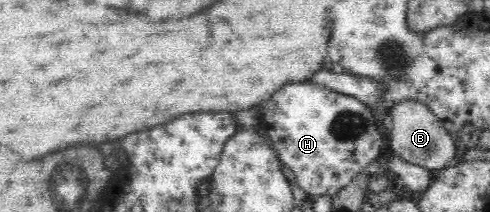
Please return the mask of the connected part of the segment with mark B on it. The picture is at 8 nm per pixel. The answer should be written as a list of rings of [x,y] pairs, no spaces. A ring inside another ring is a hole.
[[[407,100],[393,106],[389,117],[390,147],[394,155],[434,173],[456,162],[454,139],[426,105]]]

